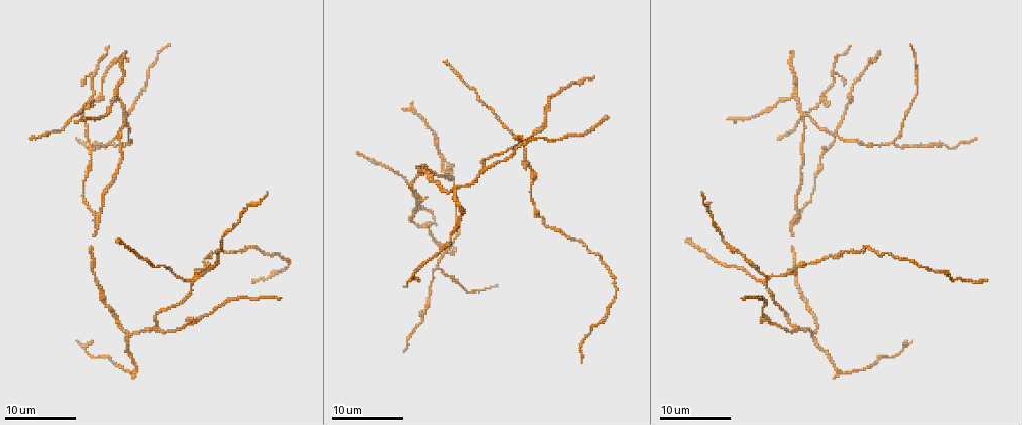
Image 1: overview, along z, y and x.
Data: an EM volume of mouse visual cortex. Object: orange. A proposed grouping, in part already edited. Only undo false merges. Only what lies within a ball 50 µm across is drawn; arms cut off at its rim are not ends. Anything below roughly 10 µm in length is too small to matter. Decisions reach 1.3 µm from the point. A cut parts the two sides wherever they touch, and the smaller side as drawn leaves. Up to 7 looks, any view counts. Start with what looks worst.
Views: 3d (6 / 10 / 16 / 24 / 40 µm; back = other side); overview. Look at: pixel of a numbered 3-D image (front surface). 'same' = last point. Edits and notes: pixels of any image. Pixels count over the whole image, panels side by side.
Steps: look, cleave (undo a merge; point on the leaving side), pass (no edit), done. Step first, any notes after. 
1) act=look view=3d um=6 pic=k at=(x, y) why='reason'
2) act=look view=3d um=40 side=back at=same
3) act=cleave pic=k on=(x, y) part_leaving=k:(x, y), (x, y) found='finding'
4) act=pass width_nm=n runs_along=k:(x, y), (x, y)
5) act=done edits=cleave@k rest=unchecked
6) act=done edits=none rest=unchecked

act=look view=3d um=6 pic=1 at=(768, 277) why='four arms meet'

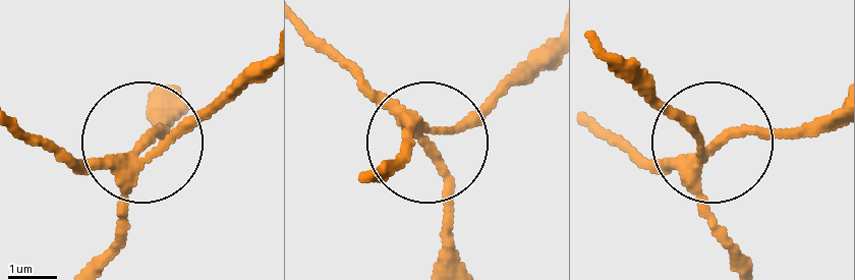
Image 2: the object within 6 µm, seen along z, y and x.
act=cleave pic=2 on=(148, 130) width_nm=180 found='two cells meet here'

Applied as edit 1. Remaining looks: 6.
act=look view=overview

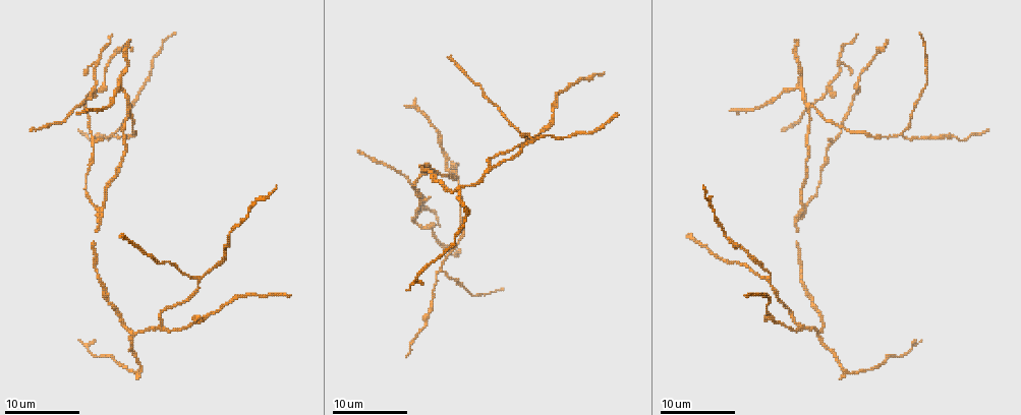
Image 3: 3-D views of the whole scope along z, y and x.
act=look view=3d um=10 pic=3 at=(130, 106) why='two arms in line, one across'

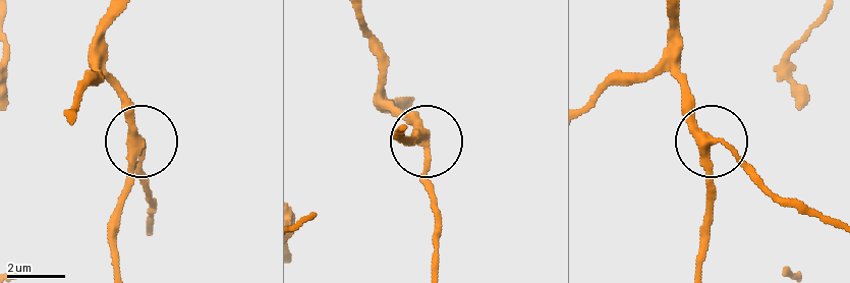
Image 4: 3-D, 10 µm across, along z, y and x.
act=pass arms=3 found='continuous, no second cell'

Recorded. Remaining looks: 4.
act=look view=3d um=6 pic=3 at=(902, 132) why='branch point'

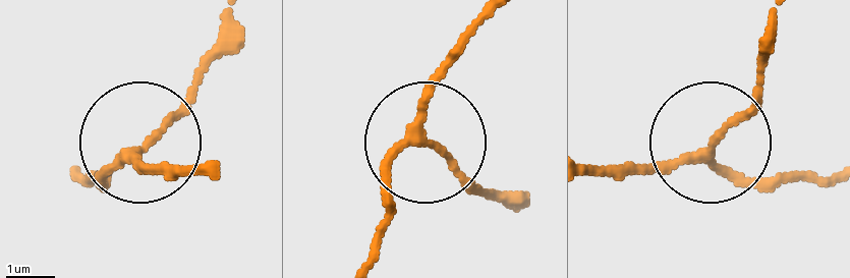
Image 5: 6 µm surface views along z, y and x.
act=pass side_arm_um=15 runs_along=5:(483, 24), (390, 171), (378, 227) found='all the same cell'

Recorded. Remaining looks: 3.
act=look view=3d um=16 pic=3 at=(492, 167) why='a fork'

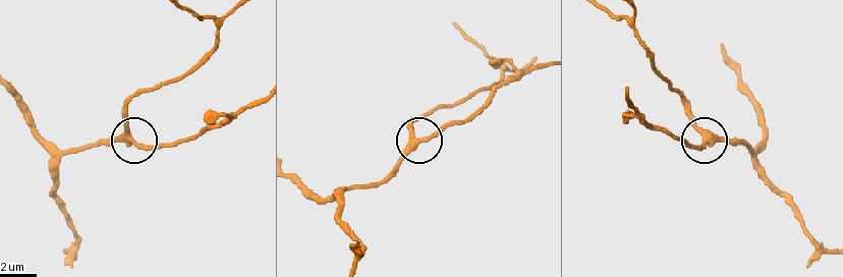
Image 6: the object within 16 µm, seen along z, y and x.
act=pass width_nm=320 runs_along=6:(296, 185), (324, 200), (374, 182), (414, 145), (459, 122) found='one cell here'

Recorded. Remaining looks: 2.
act=done edits=cleave@2 rest=unchecked

